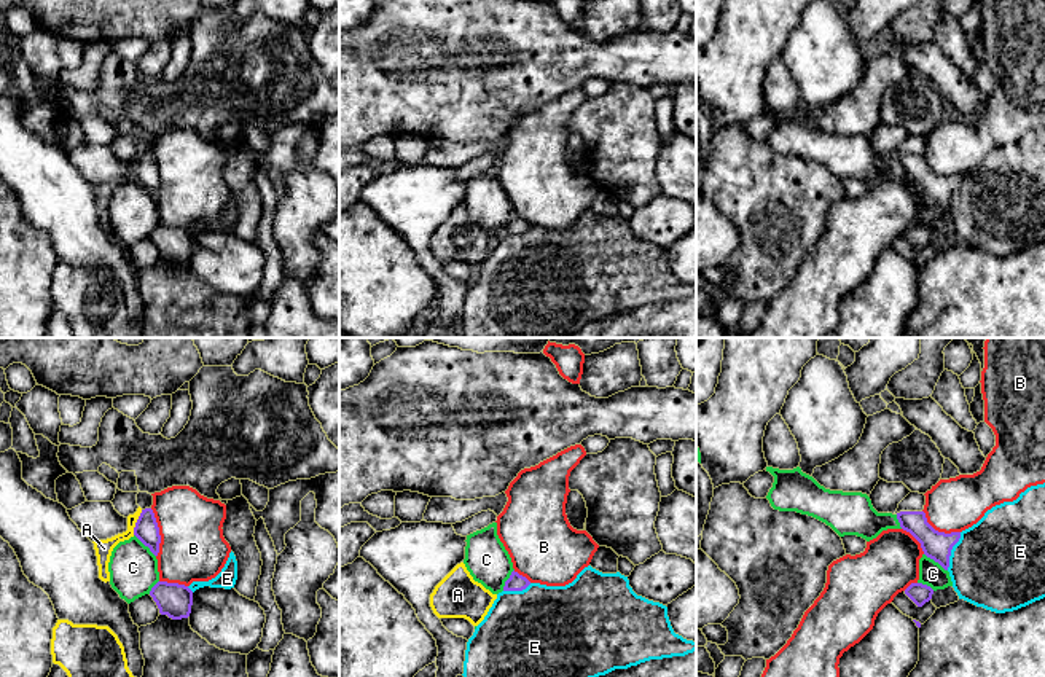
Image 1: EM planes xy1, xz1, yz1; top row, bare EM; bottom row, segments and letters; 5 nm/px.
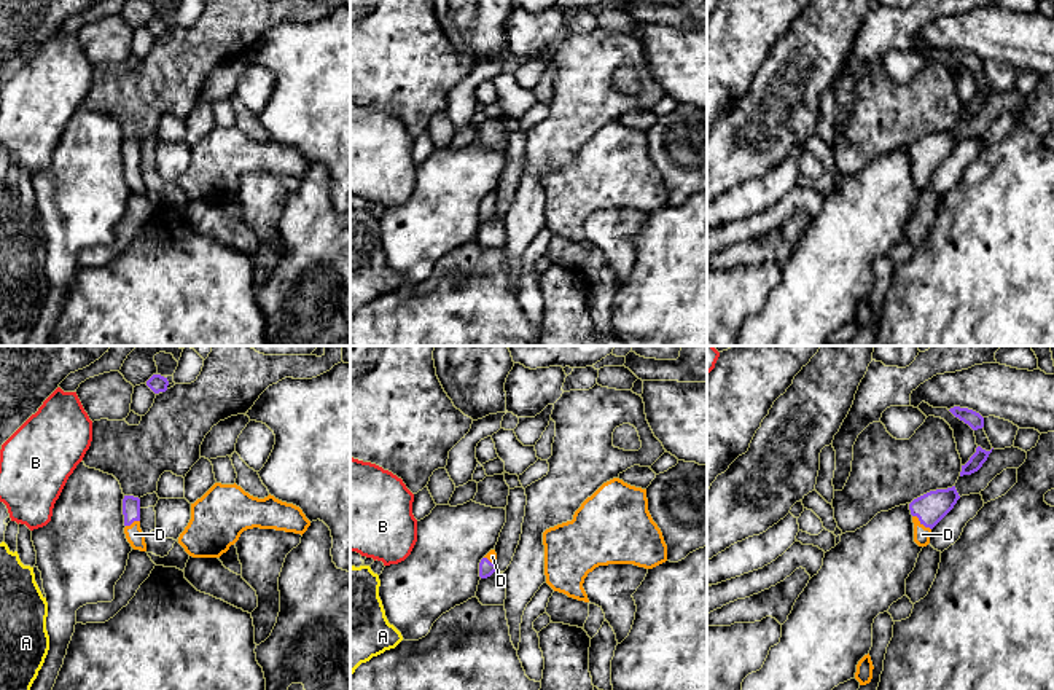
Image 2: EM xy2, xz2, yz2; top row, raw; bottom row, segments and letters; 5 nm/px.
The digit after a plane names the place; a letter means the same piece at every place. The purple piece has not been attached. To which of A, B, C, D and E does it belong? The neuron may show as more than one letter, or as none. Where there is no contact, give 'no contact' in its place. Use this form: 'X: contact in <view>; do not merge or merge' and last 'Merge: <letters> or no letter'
A: contact in xy1; do not merge
B: contact in xy1; do not merge
C: contact in xy1; do not merge
D: contact in yz2; merge
E: contact in yz1; do not merge
Merge: D

